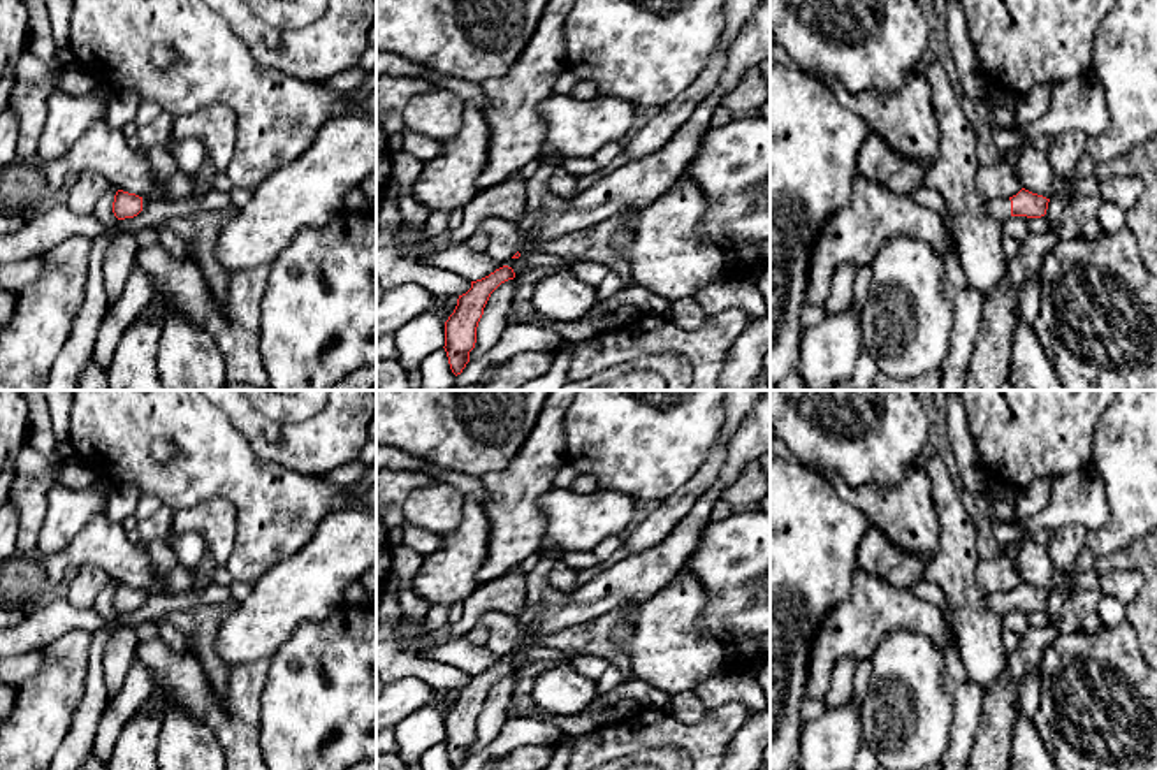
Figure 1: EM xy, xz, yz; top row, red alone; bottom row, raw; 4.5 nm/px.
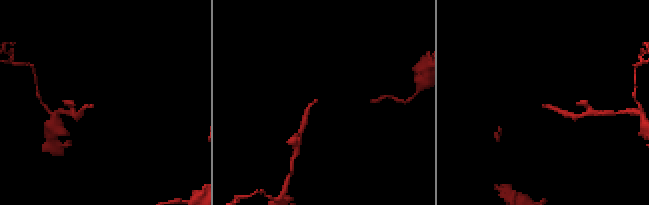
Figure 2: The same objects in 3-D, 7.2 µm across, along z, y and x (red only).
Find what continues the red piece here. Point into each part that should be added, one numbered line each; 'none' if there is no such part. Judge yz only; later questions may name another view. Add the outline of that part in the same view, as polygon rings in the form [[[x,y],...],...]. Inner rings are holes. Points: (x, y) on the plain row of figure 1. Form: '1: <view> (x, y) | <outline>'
1: yz (999, 603) | [[[997,592],[997,594],[986,596],[985,603],[990,612],[1002,617],[1006,612],[1011,610],[1011,594],[1009,592]]]

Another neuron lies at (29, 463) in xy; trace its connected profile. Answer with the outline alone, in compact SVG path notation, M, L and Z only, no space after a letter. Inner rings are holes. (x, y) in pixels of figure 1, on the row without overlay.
M23 445L14 462L14 473L16 476L37 480L53 475L55 468L62 462L63 455L56 452L44 454L30 445Z

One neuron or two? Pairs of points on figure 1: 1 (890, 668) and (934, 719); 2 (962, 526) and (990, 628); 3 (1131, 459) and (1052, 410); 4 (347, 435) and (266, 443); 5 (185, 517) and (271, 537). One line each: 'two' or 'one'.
1: one
2: one
3: two
4: one
5: two

